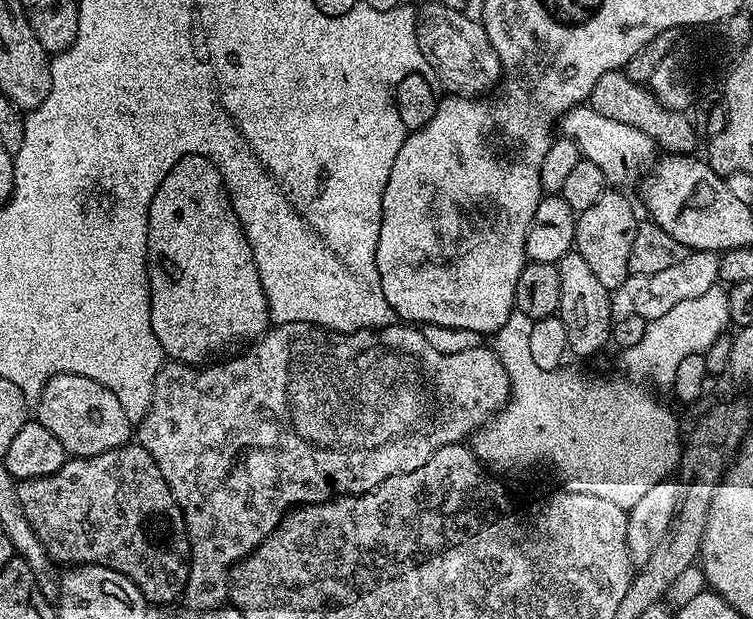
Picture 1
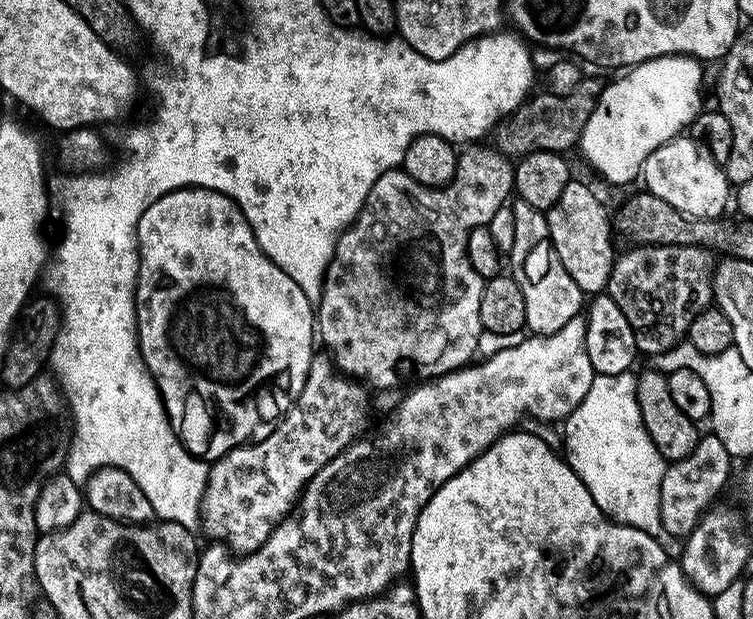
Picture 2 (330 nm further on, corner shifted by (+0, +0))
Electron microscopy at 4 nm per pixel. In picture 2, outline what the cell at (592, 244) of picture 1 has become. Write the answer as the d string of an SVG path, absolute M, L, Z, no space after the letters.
M573 178L566 190L562 190L562 198L556 205L548 209L548 229L554 242L554 250L558 250L558 258L562 258L562 266L566 266L566 274L578 282L578 286L586 294L600 294L607 289L608 279L612 273L612 265L616 263L617 249L612 249L614 241L614 220L604 209L604 204L580 181Z

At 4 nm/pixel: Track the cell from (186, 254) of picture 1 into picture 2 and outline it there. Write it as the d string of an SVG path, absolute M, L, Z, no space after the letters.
M179 188L154 202L142 214L138 222L138 246L140 247L140 273L136 279L136 337L140 340L140 353L154 379L156 388L164 399L164 408L168 411L168 420L178 426L180 441L190 455L205 462L221 460L230 450L239 448L257 435L259 424L271 425L279 421L294 406L302 394L302 386L308 377L310 362L314 355L312 336L318 332L318 316L313 301L302 294L298 282L286 274L258 246L250 222L246 222L243 208L239 208L230 197L218 190L209 188Z

